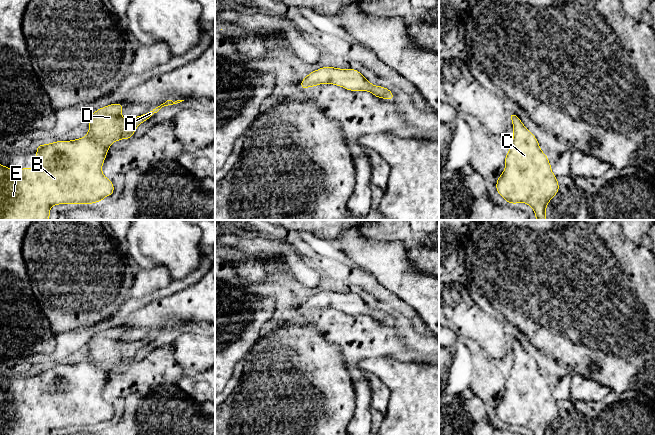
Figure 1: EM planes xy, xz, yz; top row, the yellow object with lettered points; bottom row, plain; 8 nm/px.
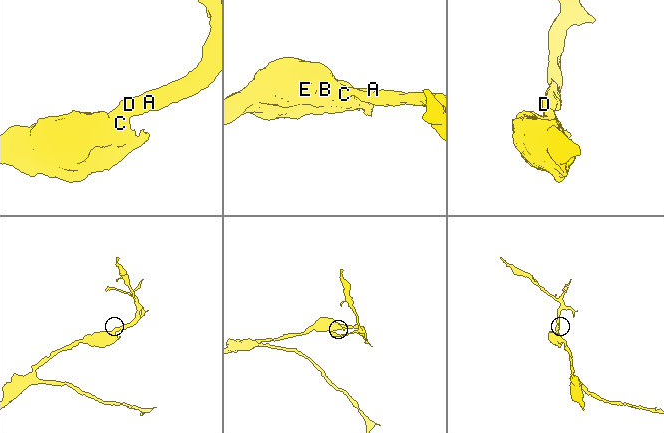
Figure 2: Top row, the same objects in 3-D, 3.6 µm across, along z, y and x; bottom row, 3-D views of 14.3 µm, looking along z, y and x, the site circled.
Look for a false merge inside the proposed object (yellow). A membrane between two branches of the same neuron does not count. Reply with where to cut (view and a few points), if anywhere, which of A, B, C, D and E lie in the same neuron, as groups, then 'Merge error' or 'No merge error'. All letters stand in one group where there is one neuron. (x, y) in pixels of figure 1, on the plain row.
No split. Groups: A B C D E. No merge error

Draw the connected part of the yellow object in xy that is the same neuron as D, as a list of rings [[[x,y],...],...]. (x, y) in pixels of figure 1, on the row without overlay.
[[[167,324],[165,327],[161,328],[160,330],[156,331],[155,333],[137,341],[133,342],[122,342],[121,337],[124,332],[124,330],[121,327],[115,327],[115,328],[109,328],[108,330],[102,331],[95,336],[91,337],[91,339],[88,342],[89,345],[89,354],[88,358],[82,362],[70,364],[70,365],[56,365],[53,367],[48,367],[44,369],[36,369],[37,375],[36,375],[36,392],[33,394],[30,389],[25,394],[24,392],[19,392],[17,394],[10,393],[6,390],[3,390],[0,388],[0,435],[50,435],[51,431],[53,429],[59,429],[59,428],[94,428],[96,426],[101,426],[105,421],[110,420],[114,417],[114,409],[113,406],[106,402],[103,399],[102,396],[102,389],[105,385],[105,382],[108,377],[108,373],[111,370],[113,366],[117,366],[120,363],[129,363],[134,359],[135,354],[137,351],[143,347],[144,345],[150,343],[155,337],[157,337],[162,331],[173,329],[180,327],[184,324],[177,324],[173,326],[172,324]]]

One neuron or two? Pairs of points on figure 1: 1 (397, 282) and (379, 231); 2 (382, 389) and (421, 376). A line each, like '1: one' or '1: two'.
1: two
2: two

